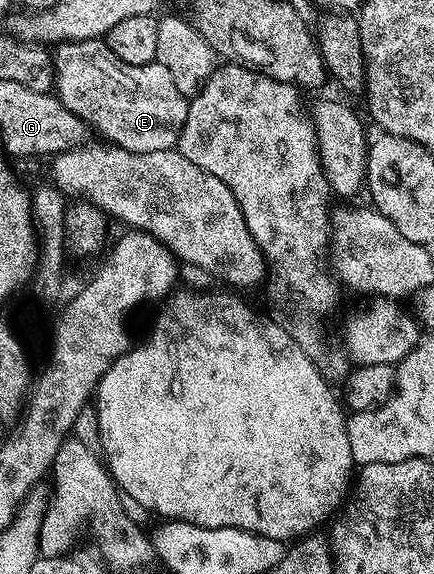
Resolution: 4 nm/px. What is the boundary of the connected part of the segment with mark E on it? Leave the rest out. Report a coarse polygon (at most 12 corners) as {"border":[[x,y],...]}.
{"border":[[94,38],[54,47],[54,93],[112,146],[170,150],[188,95]]}

